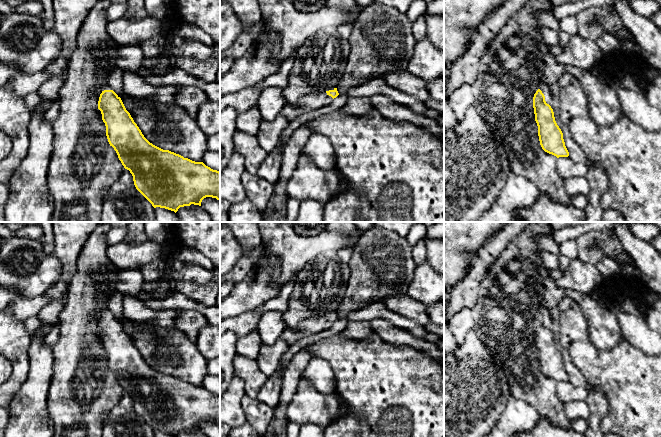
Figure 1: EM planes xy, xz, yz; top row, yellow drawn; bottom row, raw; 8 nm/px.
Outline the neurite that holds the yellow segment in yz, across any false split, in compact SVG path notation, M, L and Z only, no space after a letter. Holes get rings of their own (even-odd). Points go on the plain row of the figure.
M540 306L533 321L535 345L538 350L538 360L542 373L557 382L568 381L563 357L557 349L553 333L550 330L552 320L549 308Z

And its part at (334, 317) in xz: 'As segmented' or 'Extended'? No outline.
Extended

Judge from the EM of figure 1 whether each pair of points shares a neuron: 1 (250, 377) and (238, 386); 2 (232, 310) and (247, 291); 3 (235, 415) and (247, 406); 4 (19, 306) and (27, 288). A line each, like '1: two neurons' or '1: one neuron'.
1: two neurons
2: one neuron
3: two neurons
4: two neurons

